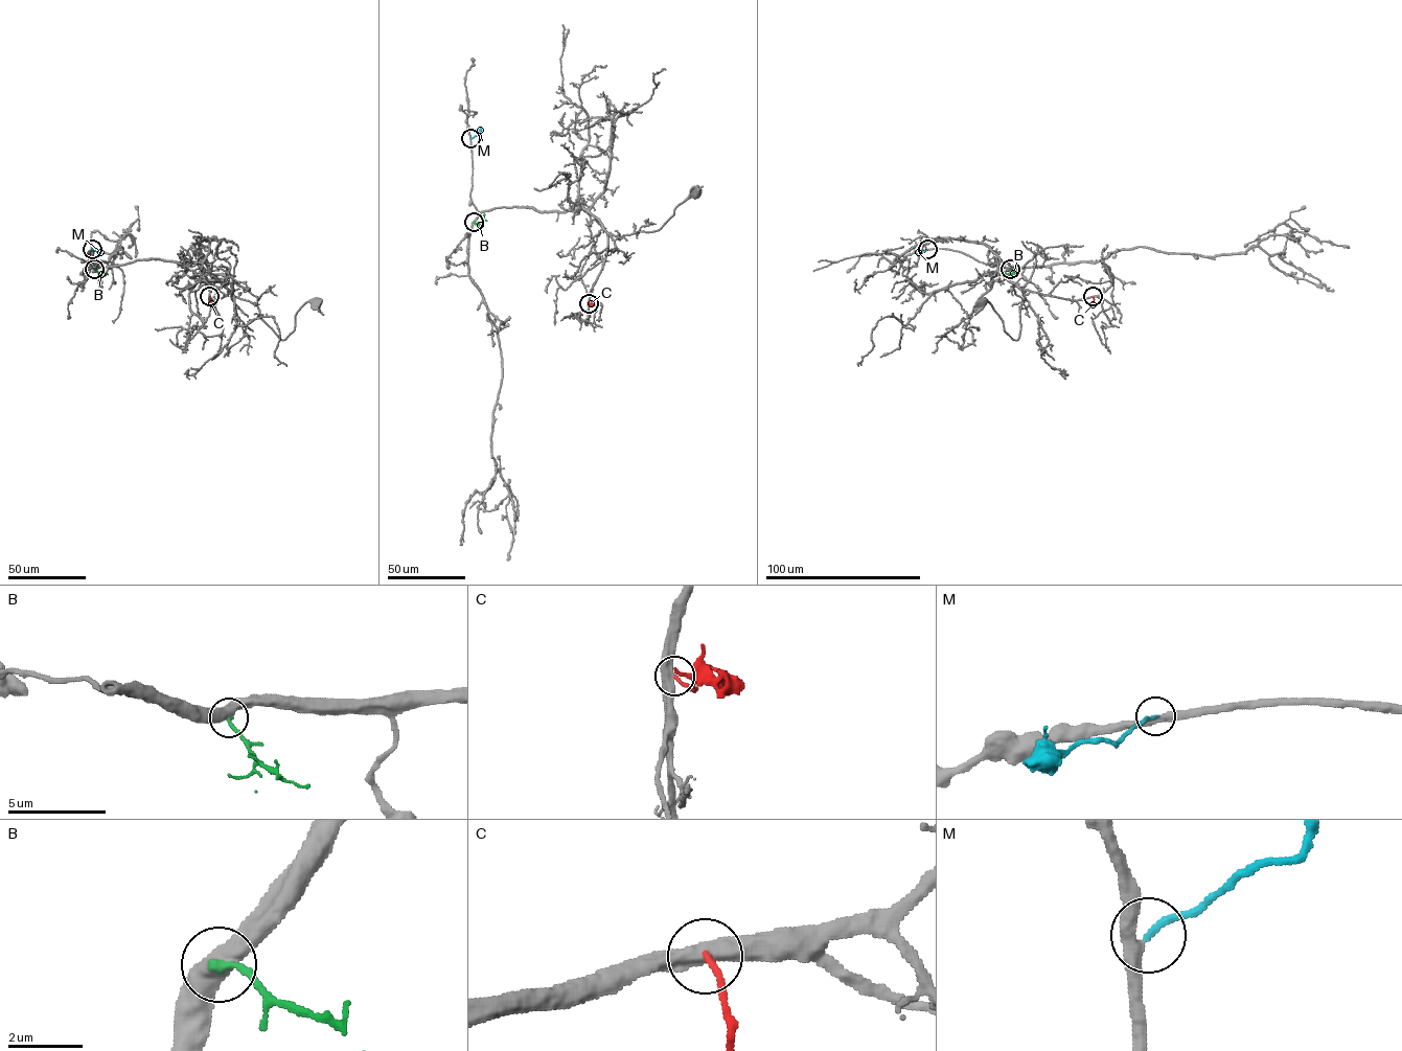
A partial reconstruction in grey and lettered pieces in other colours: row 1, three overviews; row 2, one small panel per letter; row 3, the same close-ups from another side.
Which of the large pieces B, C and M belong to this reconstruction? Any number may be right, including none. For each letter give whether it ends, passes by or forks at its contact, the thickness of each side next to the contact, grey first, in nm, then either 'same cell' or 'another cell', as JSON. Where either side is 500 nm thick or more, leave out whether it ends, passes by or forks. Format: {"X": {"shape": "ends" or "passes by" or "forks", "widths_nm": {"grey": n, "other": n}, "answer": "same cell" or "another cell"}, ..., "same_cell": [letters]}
{"B": {"shape": "ends", "widths_nm": {"grey": 480, "other": 220}, "answer": "another cell"}, "C": {"shape": "ends", "widths_nm": {"grey": 480, "other": 160}, "answer": "another cell"}, "M": {"shape": "ends", "widths_nm": {"grey": 360, "other": 170}, "answer": "same cell"}, "same_cell": ["M"]}

